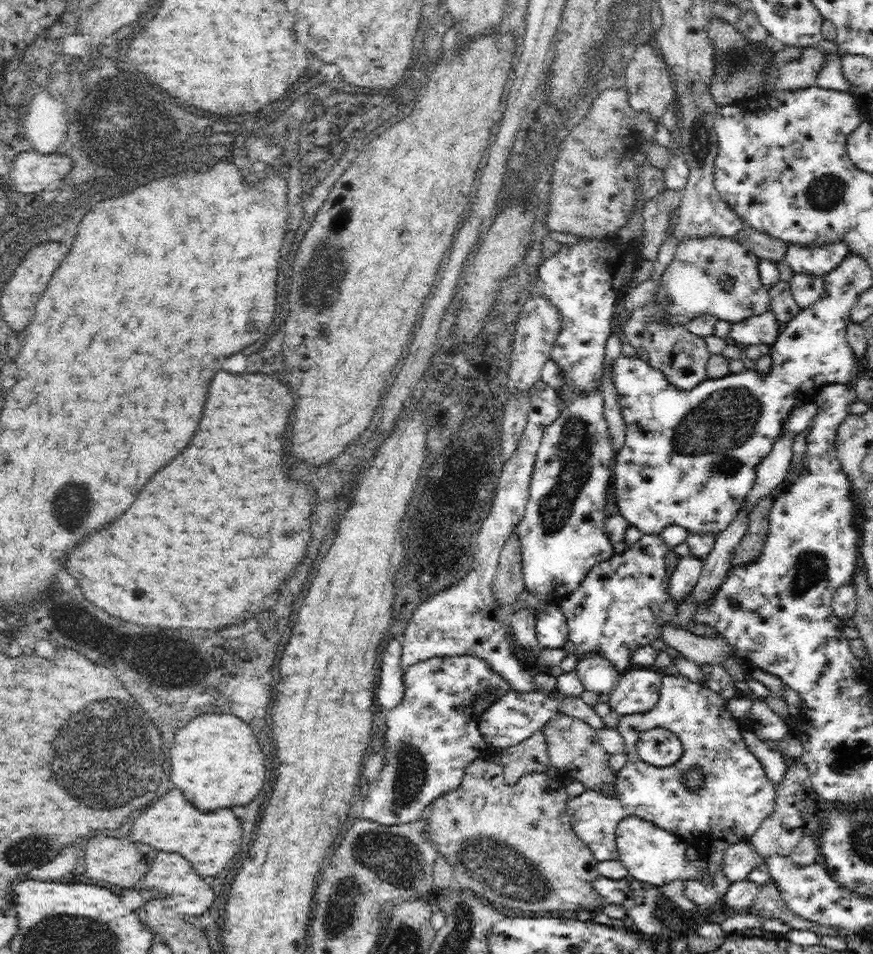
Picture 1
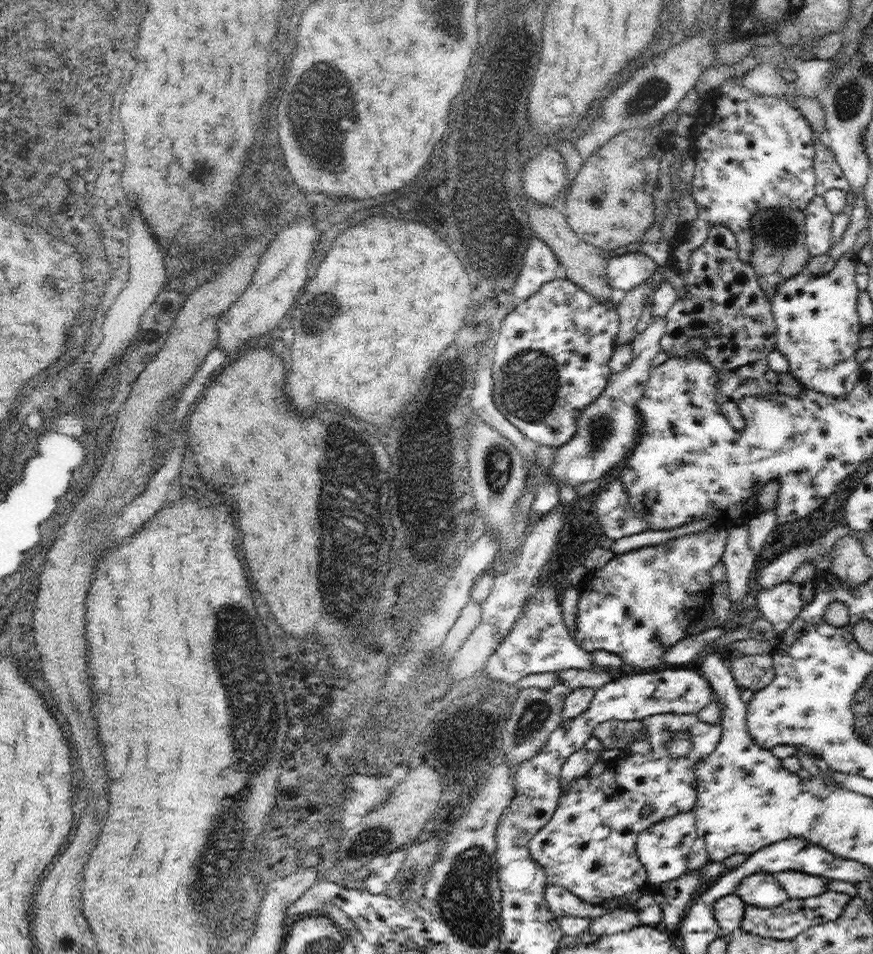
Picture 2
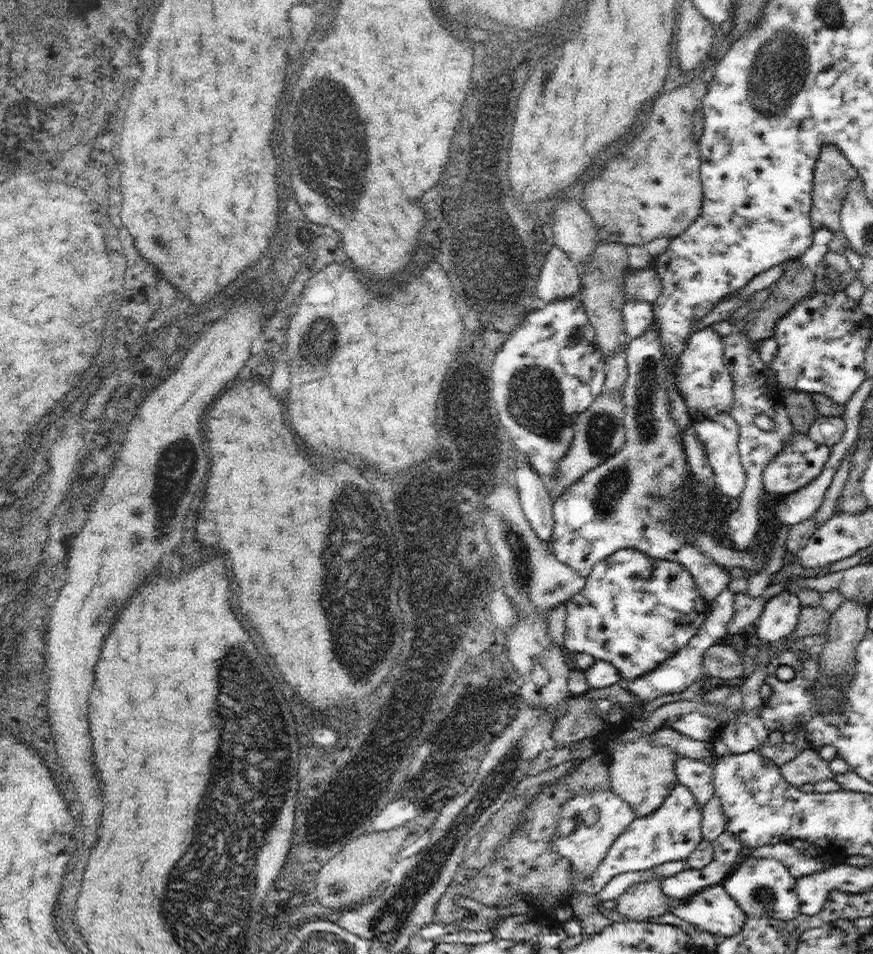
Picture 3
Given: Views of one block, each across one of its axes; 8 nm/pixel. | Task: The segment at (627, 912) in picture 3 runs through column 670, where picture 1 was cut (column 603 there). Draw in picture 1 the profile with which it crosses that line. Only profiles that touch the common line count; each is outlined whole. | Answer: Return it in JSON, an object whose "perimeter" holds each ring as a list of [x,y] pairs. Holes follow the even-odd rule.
{"perimeter":[[[486,748],[480,758],[466,766],[460,786],[430,804],[424,816],[424,838],[434,844],[438,854],[448,858],[456,884],[462,890],[472,890],[482,902],[508,914],[528,916],[530,912],[552,912],[560,916],[566,910],[600,912],[606,904],[594,890],[594,880],[600,878],[600,862],[574,832],[568,802],[568,790],[546,772],[530,772],[514,786],[506,784],[504,768],[496,762],[494,748]]]}

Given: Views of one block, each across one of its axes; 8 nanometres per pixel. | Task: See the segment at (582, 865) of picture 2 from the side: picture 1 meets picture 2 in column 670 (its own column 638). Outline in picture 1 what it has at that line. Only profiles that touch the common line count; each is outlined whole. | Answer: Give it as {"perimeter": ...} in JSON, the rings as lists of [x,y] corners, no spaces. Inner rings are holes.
{"perimeter":[[[664,674],[662,676],[660,702],[656,704],[656,708],[646,712],[646,714],[622,716],[622,720],[618,722],[618,730],[620,730],[620,734],[626,742],[624,750],[628,752],[628,764],[616,774],[616,782],[614,782],[616,792],[614,794],[602,794],[598,790],[586,790],[584,794],[570,798],[568,814],[570,814],[570,822],[572,822],[574,832],[594,852],[598,862],[614,862],[614,860],[618,860],[618,842],[616,842],[618,824],[622,820],[630,820],[630,818],[644,818],[648,822],[654,822],[662,830],[668,830],[674,836],[678,836],[680,840],[688,842],[688,846],[690,844],[698,846],[702,850],[702,856],[708,858],[706,864],[708,864],[712,878],[710,880],[706,880],[706,878],[686,880],[684,882],[686,898],[692,900],[696,904],[696,908],[710,908],[710,906],[718,904],[720,900],[724,900],[724,896],[726,896],[726,892],[732,884],[724,876],[724,870],[722,870],[722,860],[720,860],[722,852],[732,844],[748,842],[754,836],[754,832],[762,826],[762,822],[774,814],[776,798],[778,798],[778,790],[770,782],[762,762],[748,750],[748,746],[742,738],[740,722],[732,716],[728,702],[720,694],[710,690],[706,684],[690,682],[684,674],[680,674],[680,676],[666,676]],[[652,728],[666,728],[680,738],[680,742],[684,746],[684,754],[676,764],[664,766],[664,768],[644,764],[644,760],[640,758],[640,754],[636,750],[636,742],[638,742],[642,732],[652,730]],[[692,768],[700,768],[700,772],[704,776],[700,790],[690,790],[684,784],[684,774]]]}

